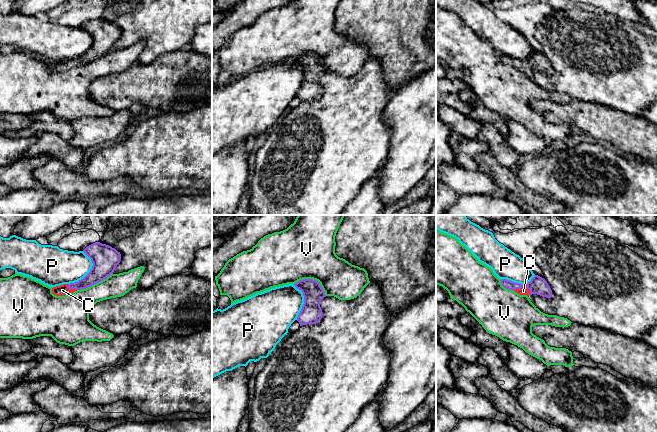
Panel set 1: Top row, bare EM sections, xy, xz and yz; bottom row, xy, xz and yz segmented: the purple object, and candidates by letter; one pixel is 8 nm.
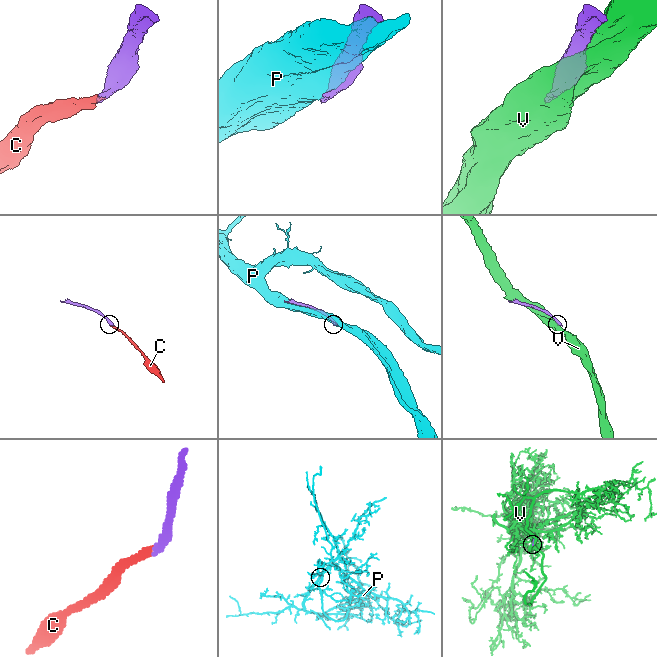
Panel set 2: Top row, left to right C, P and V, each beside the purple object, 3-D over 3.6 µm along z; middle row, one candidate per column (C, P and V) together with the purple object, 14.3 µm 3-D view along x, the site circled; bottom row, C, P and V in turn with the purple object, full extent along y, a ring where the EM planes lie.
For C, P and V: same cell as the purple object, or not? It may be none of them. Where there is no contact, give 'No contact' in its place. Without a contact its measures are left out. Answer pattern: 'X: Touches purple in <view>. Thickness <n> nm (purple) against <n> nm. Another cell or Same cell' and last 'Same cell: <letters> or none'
C: Touches purple in xy. Thickness 130 nm (purple) against 90 nm. Same cell
P: Touches purple in xy. Thickness 200 nm (purple) against 280 nm. Another cell
V: Touches purple in xz. Thickness 160 nm (purple) against 440 nm. Another cell
Same cell: C

